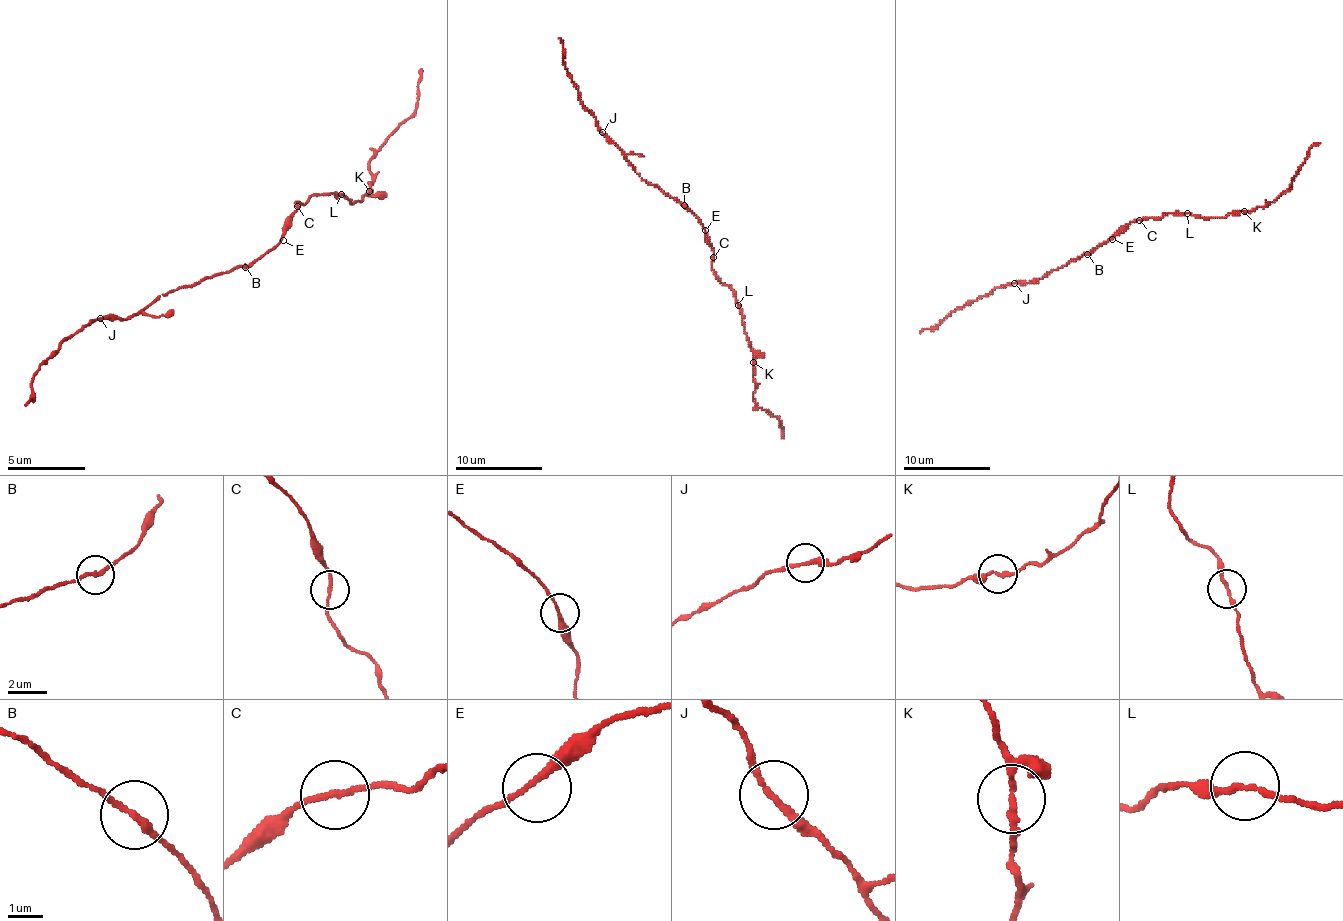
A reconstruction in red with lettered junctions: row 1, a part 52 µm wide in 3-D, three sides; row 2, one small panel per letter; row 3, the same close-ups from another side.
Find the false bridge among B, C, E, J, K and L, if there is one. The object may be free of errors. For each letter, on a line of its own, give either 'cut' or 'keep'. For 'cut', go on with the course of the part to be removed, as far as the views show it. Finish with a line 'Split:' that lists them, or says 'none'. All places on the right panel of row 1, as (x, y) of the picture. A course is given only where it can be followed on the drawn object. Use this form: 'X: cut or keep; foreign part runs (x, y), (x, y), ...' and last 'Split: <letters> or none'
B: keep
C: keep
E: keep
J: keep
K: keep
L: keep
Split: none

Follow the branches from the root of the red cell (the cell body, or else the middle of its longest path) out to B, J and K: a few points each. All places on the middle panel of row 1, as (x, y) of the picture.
B: (705, 230), (683, 204)
J: (705, 230), (690, 211), (657, 187), (648, 184), (602, 132)
K: (705, 230), (705, 241), (714, 250), (711, 270), (733, 292), (746, 340), (753, 348), (753, 362)

